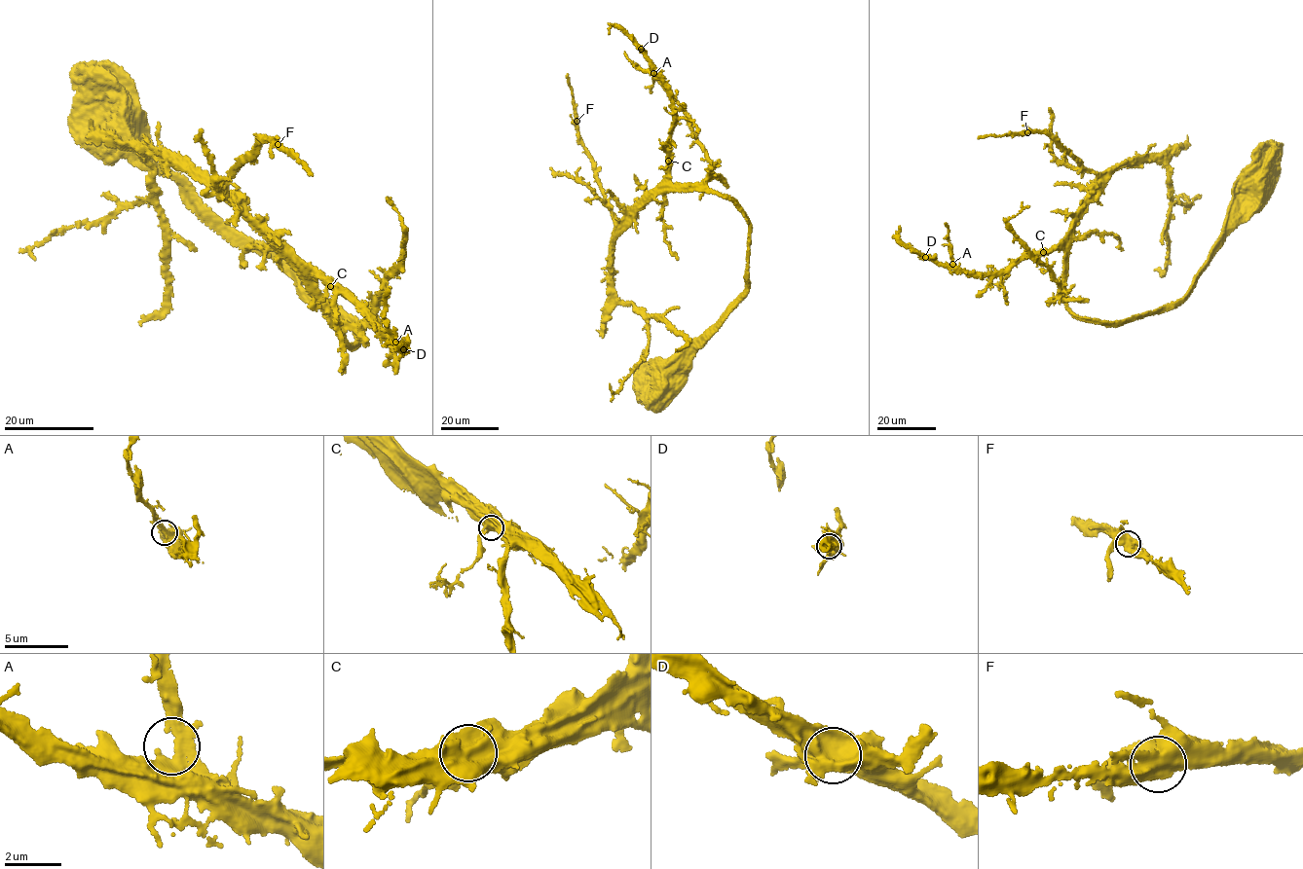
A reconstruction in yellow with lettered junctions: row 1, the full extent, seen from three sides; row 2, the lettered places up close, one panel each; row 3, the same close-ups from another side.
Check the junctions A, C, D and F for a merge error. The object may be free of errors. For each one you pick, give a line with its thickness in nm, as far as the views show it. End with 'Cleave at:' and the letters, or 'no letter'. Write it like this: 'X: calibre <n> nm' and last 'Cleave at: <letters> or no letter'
Cleave at: no letter

